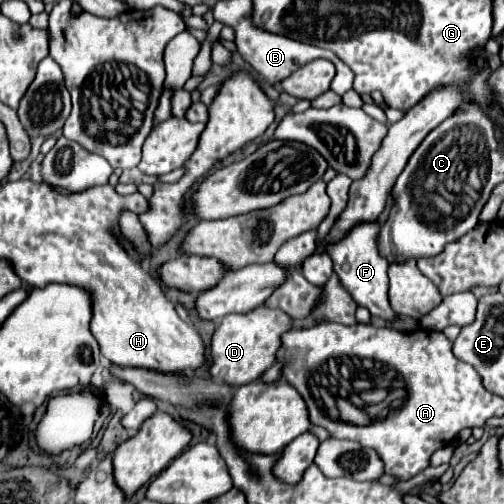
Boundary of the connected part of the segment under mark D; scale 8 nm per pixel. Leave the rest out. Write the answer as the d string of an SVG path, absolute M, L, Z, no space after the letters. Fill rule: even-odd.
M260 305L244 315L228 315L220 321L212 337L212 377L218 377L230 385L246 385L256 381L272 363L280 349L280 337L284 331L292 329L292 319L278 309L268 309Z

